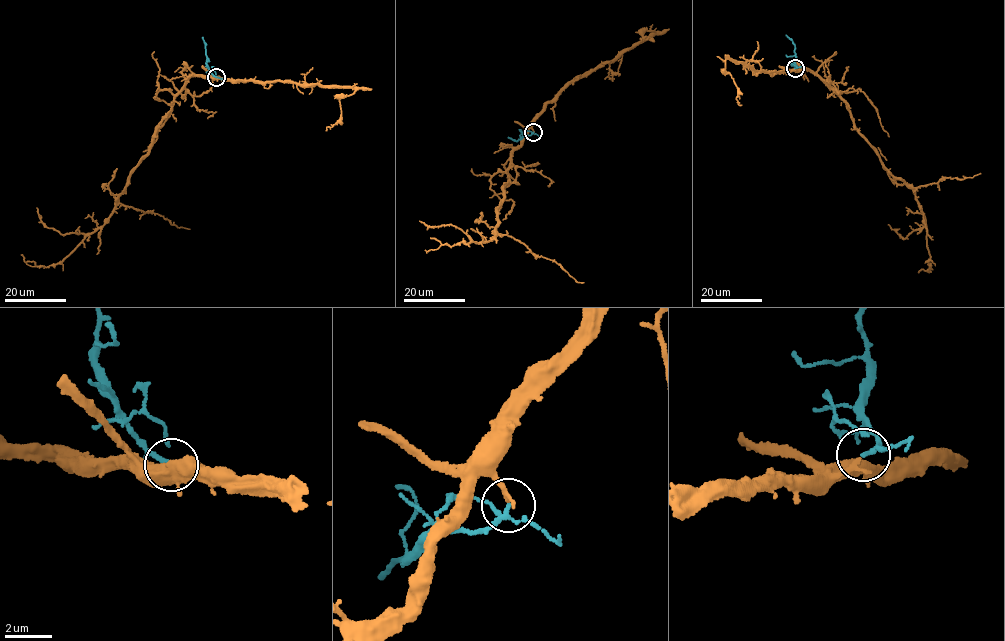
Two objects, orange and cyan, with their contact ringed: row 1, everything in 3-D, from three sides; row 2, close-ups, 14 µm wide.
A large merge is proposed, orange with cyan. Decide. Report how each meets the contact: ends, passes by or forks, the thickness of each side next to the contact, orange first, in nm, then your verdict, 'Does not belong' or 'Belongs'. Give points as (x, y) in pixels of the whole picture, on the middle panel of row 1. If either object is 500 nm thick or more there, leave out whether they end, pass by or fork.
At the ring orange ends. At the ring cyan forks. Thickness 220 nm (orange) against 130 nm. Belongs

